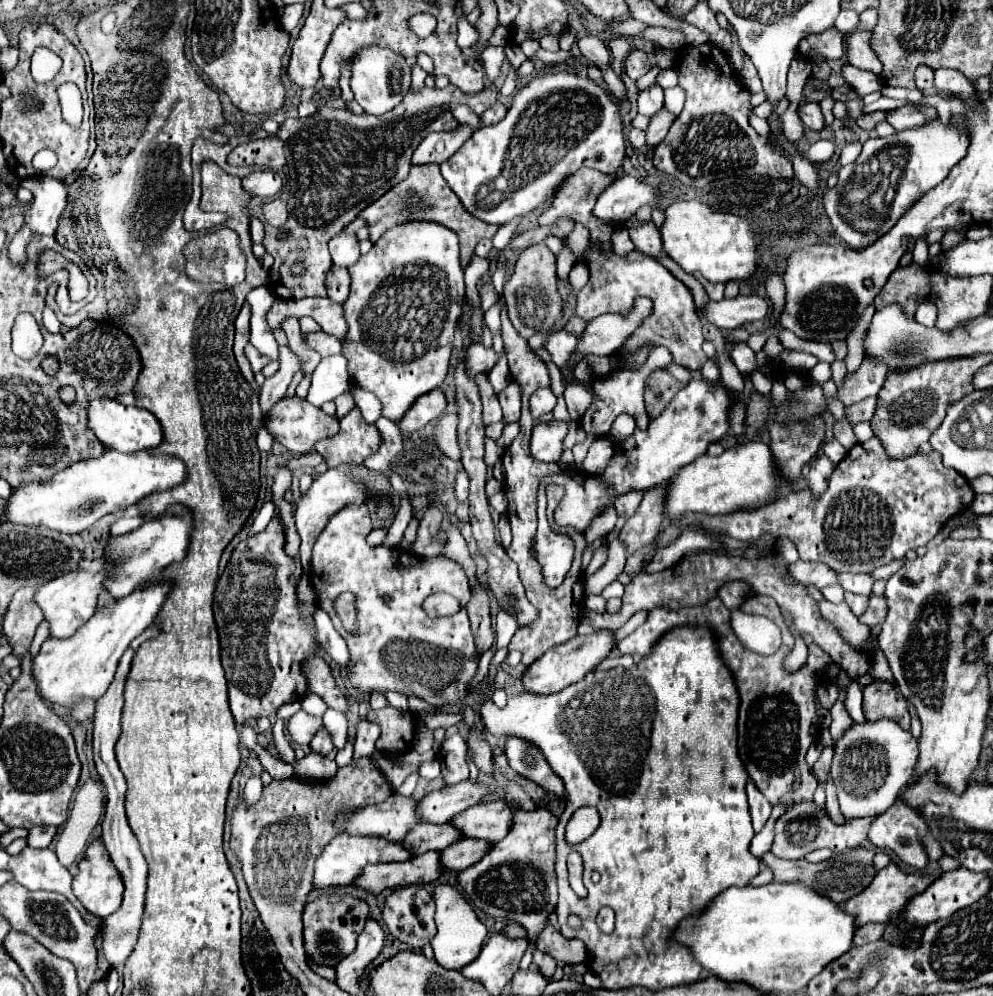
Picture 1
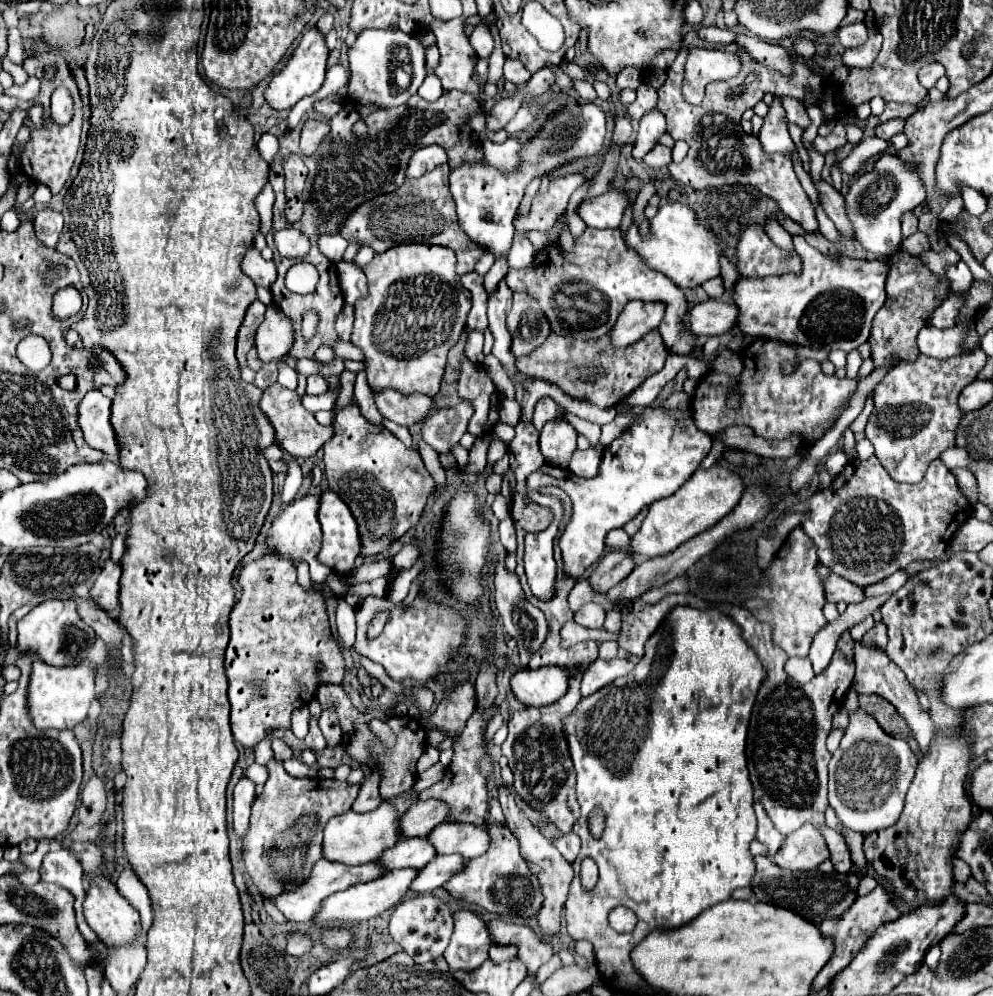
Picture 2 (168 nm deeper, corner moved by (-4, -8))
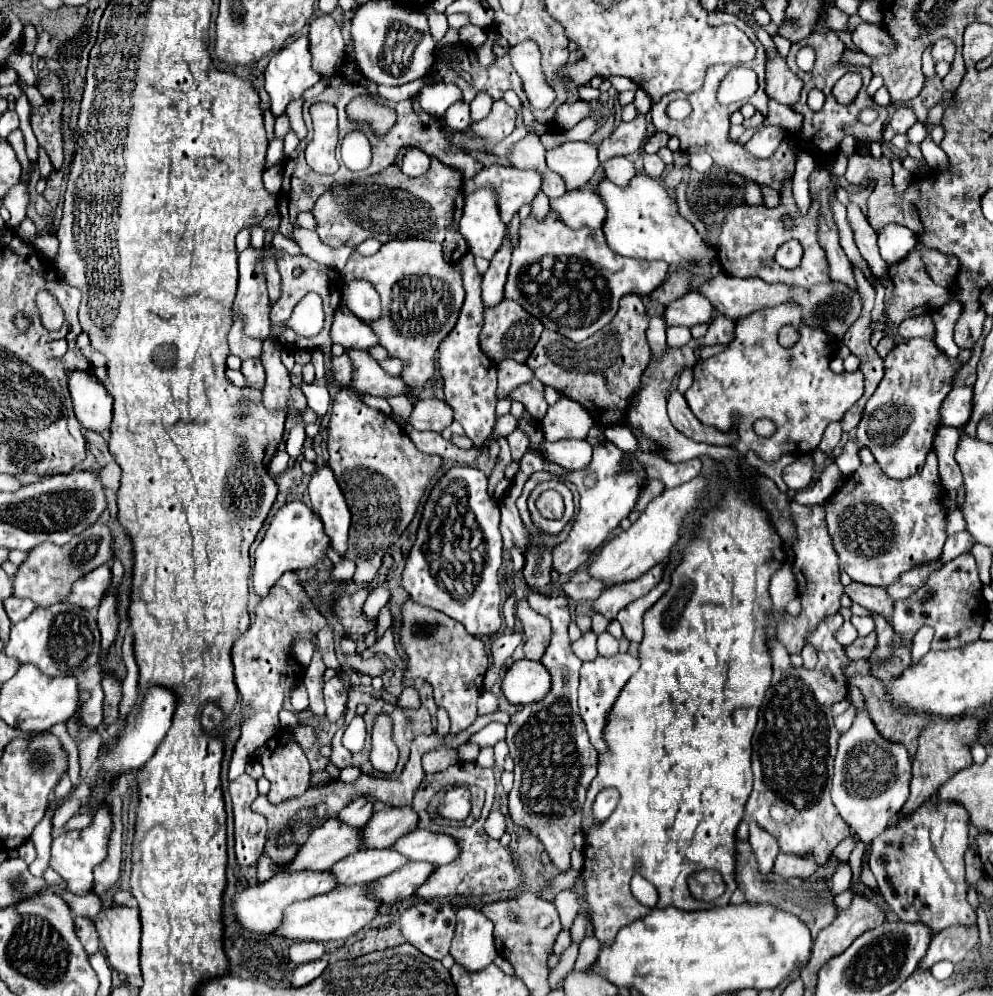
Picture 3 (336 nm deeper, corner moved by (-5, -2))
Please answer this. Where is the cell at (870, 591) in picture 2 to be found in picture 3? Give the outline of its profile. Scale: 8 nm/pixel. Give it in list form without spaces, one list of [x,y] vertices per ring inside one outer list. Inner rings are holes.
[[[963,530],[963,532],[947,538],[945,550],[943,550],[943,554],[941,554],[941,560],[943,560],[943,562],[949,562],[949,560],[953,560],[953,558],[959,556],[959,554],[969,552],[971,546],[973,546],[973,540],[971,540],[971,536],[967,536],[967,532]]]

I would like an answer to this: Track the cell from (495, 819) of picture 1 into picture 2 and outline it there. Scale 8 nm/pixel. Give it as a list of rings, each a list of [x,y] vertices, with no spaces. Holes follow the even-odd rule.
[[[444,822],[428,838],[438,846],[438,854],[462,854],[466,860],[482,856],[492,840],[486,826],[464,822]]]

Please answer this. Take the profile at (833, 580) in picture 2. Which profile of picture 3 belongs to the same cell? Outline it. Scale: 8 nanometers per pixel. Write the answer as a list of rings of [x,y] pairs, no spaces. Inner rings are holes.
[[[853,582],[851,586],[845,588],[845,594],[849,594],[849,598],[867,608],[869,612],[875,612],[879,616],[883,616],[887,622],[891,622],[891,614],[893,614],[893,598],[887,594],[885,588],[871,588],[865,584],[857,584]]]

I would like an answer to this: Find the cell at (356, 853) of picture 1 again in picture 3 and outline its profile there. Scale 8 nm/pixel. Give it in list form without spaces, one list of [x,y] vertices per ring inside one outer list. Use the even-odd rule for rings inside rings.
[[[299,872],[299,876],[275,876],[263,884],[253,884],[237,892],[233,896],[233,914],[237,918],[239,928],[245,932],[255,932],[255,934],[273,932],[283,916],[283,908],[287,908],[293,902],[331,892],[333,888],[335,880],[331,880],[329,872]]]

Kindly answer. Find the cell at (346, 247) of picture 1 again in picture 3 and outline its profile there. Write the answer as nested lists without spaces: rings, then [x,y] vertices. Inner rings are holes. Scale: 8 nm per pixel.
[[[365,280],[349,282],[349,286],[343,290],[343,302],[365,324],[373,324],[381,318],[379,294]]]

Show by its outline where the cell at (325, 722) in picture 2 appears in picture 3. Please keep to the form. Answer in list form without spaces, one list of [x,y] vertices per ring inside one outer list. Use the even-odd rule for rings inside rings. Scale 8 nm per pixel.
[[[333,676],[331,680],[325,682],[325,704],[327,704],[327,716],[331,722],[337,722],[339,716],[345,710],[345,702],[347,702],[347,690],[341,682],[339,676]]]

